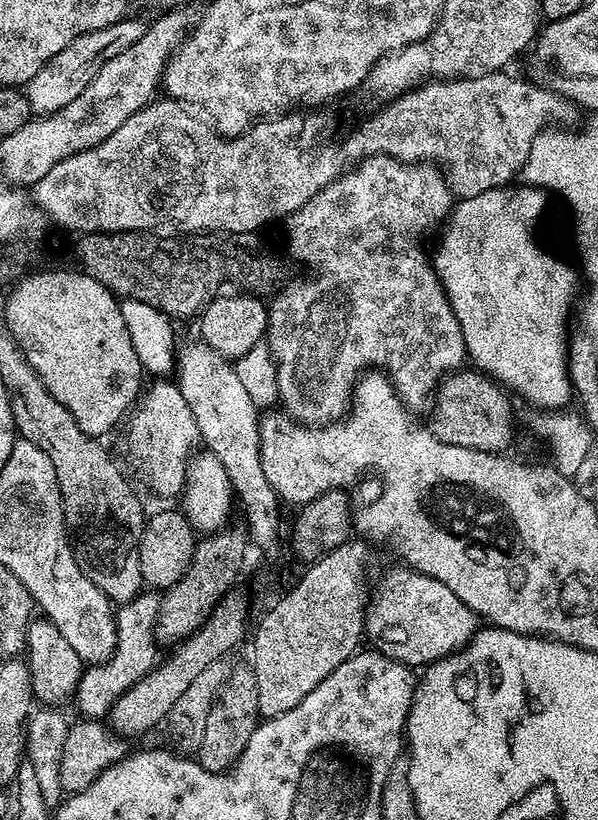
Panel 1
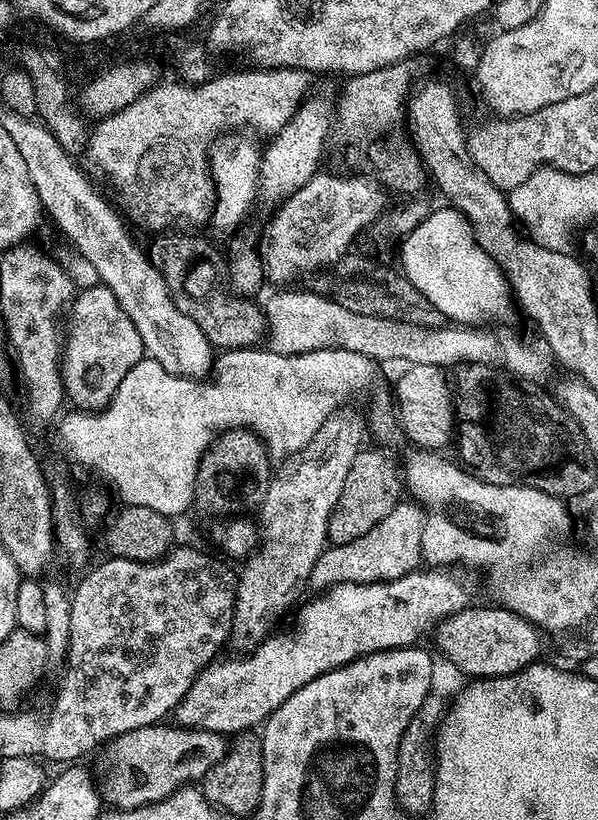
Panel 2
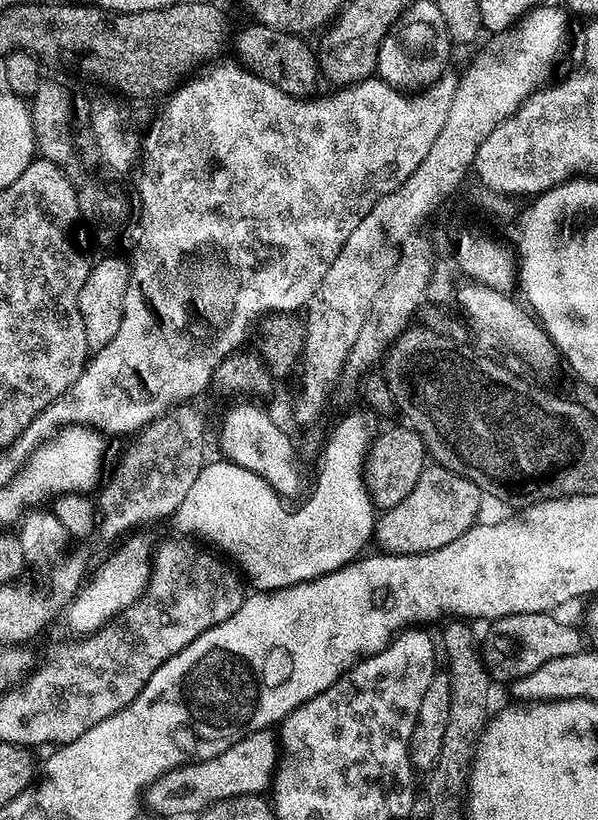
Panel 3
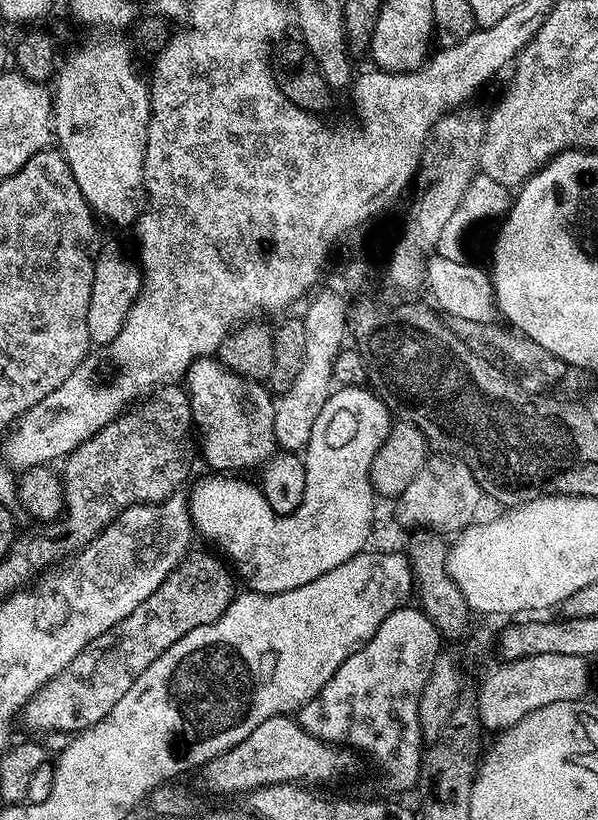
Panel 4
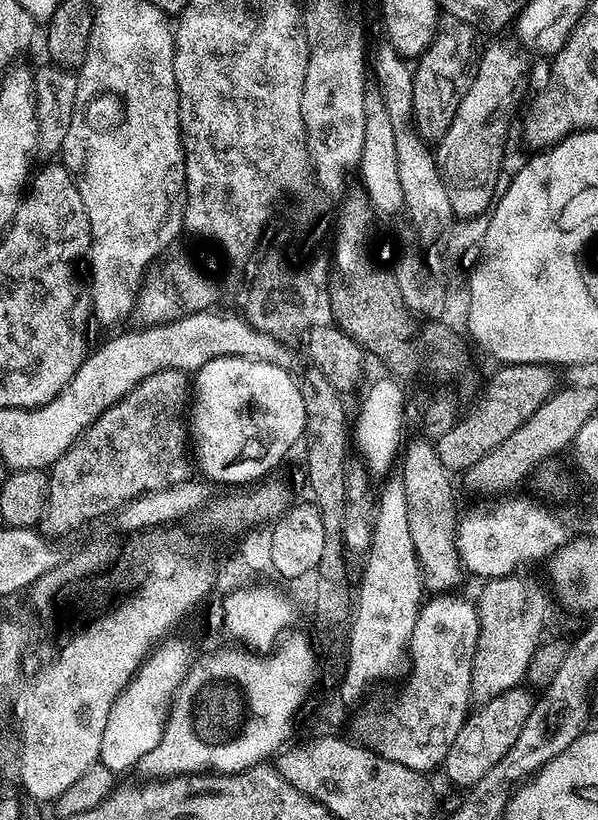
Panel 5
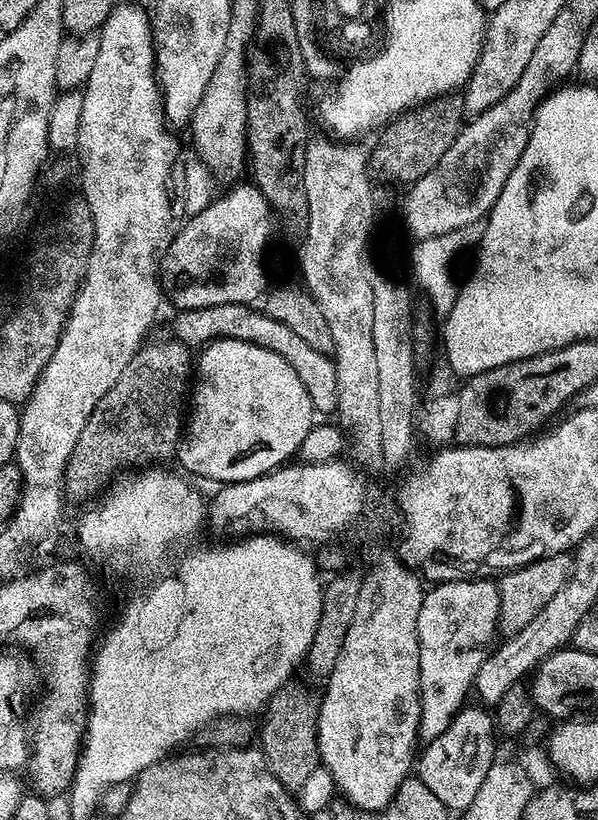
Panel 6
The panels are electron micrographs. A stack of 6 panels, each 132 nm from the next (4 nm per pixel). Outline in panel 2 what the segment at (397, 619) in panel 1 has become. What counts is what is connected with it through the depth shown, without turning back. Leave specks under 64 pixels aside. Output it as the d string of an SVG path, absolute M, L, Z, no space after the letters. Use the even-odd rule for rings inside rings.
M465 606L452 616L445 616L435 629L436 644L440 652L468 678L509 676L521 672L541 659L540 651L546 645L539 628L533 626L517 612L503 606L496 608L472 608Z

